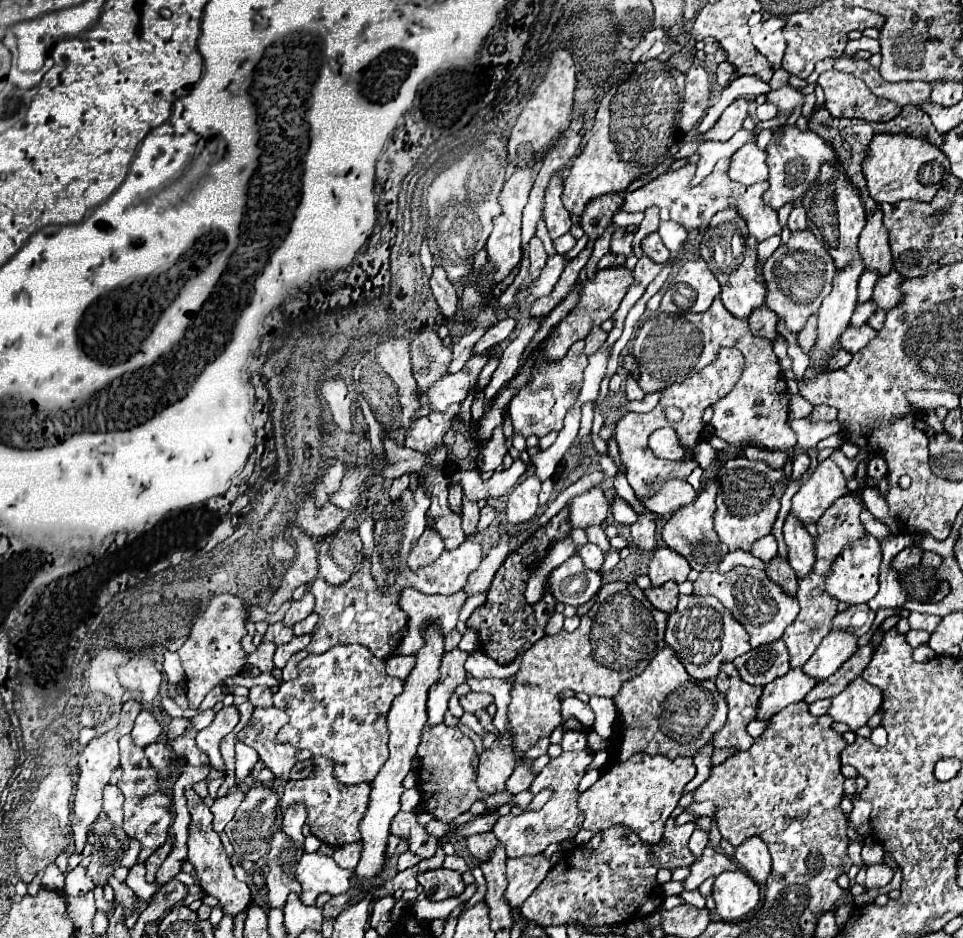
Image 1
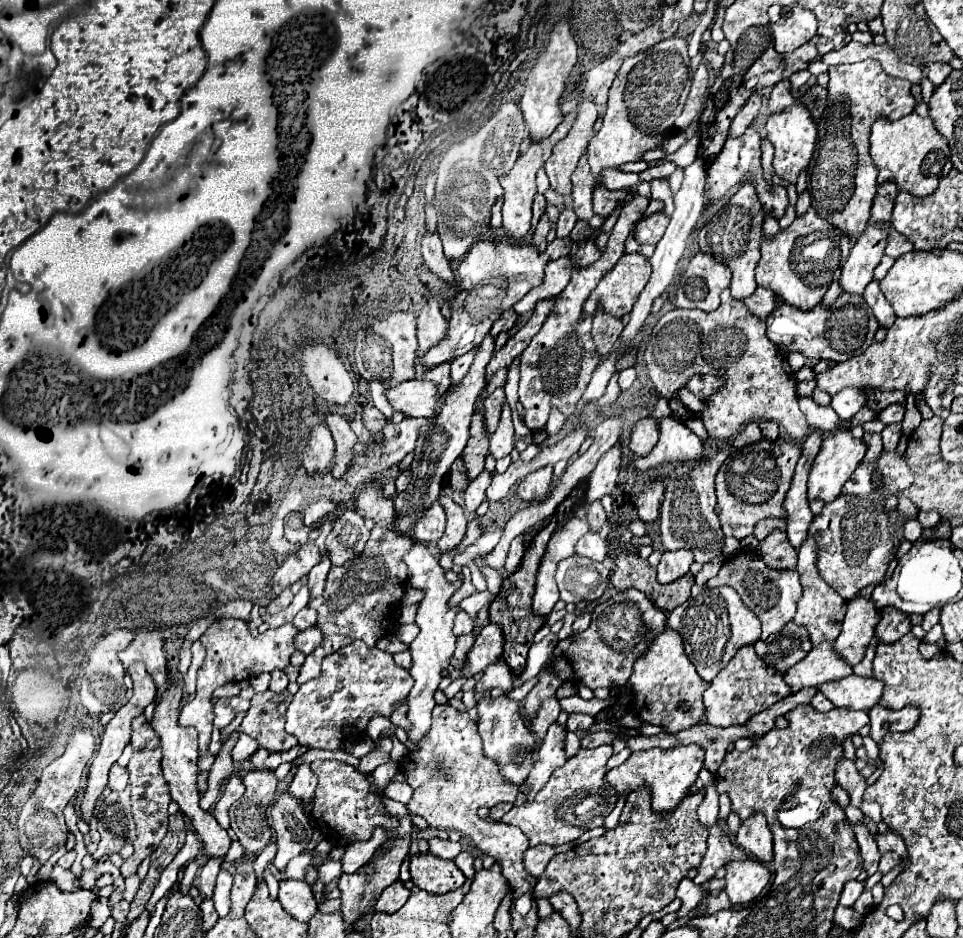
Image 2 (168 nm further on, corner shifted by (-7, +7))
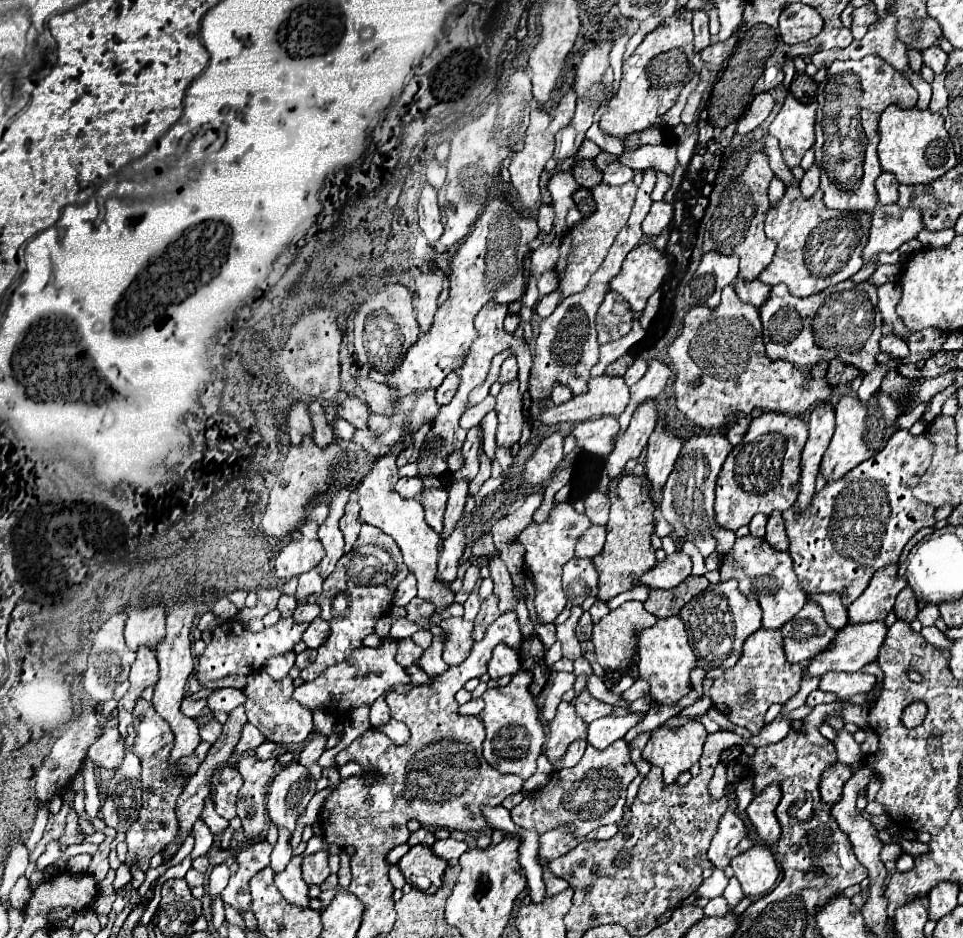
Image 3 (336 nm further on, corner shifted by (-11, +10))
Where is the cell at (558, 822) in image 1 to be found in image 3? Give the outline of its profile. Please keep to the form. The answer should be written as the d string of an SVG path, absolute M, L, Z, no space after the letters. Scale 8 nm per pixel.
M623 739L615 741L607 749L595 749L589 745L575 767L553 773L551 781L543 789L525 795L525 799L511 809L511 819L517 827L533 829L539 835L557 827L571 827L573 835L583 839L589 831L601 825L621 821L627 785L637 775L639 771L631 761L629 747Z

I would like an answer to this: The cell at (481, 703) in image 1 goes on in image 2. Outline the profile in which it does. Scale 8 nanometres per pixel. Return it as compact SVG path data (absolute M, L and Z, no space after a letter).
M499 658L497 662L489 664L485 670L483 670L483 676L481 680L477 682L475 686L475 692L477 694L483 694L487 690L493 690L493 688L501 688L503 692L511 692L513 690L513 672L511 668L505 664L503 658Z

